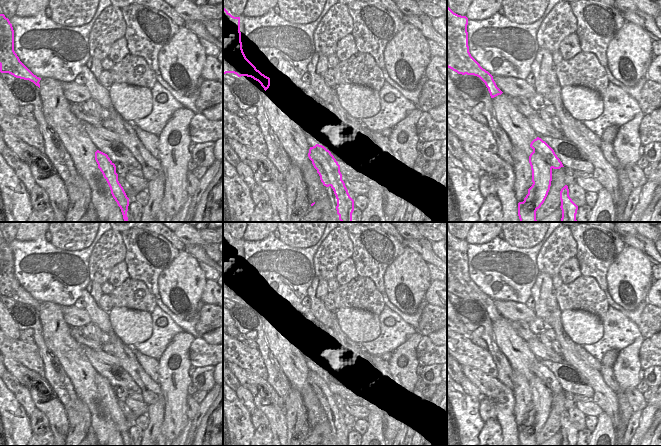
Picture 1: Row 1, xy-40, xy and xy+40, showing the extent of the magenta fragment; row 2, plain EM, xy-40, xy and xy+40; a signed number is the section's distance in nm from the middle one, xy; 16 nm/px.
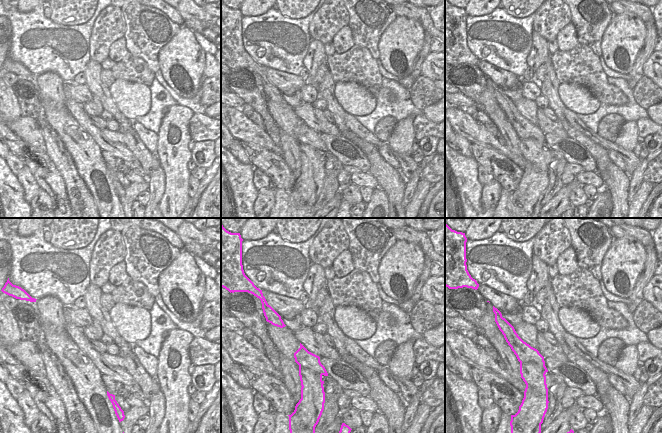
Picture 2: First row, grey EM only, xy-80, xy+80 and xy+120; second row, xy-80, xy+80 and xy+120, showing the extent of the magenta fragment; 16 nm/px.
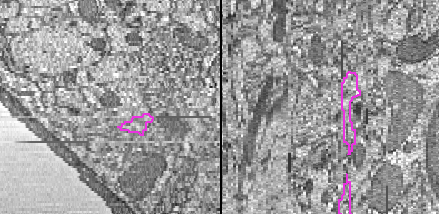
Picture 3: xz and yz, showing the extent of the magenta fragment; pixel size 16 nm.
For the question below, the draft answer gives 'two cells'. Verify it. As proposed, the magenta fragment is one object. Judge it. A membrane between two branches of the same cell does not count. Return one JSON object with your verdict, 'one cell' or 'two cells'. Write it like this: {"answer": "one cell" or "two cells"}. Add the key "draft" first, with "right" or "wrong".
{"draft": "right", "answer": "two cells"}

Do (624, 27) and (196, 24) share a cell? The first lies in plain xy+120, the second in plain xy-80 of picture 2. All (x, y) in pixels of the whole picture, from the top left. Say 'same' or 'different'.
different

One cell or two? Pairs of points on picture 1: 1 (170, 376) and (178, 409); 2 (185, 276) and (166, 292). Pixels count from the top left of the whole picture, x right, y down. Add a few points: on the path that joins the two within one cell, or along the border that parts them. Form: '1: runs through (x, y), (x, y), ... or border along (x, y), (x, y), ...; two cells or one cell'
1: runs through (172, 384), (175, 389), (175, 401); one cell
2: runs through (180, 281), (171, 287); one cell

